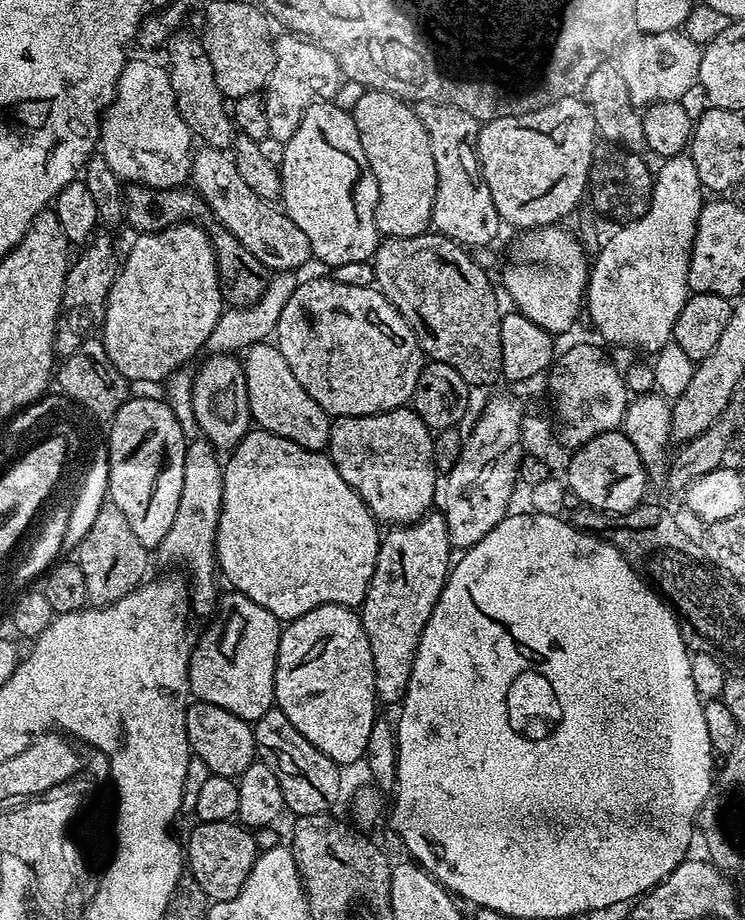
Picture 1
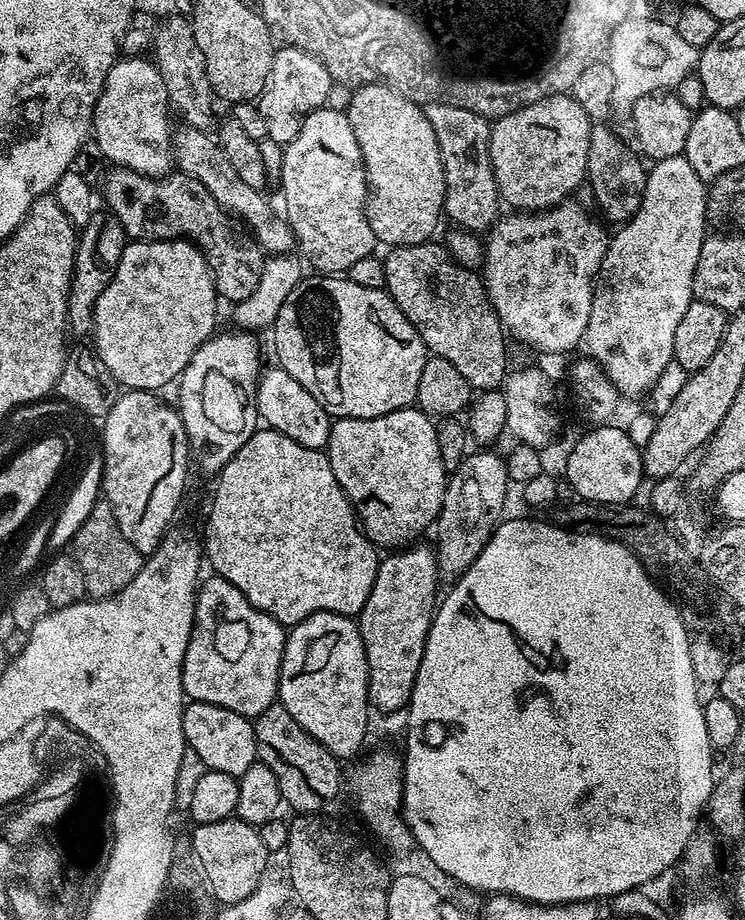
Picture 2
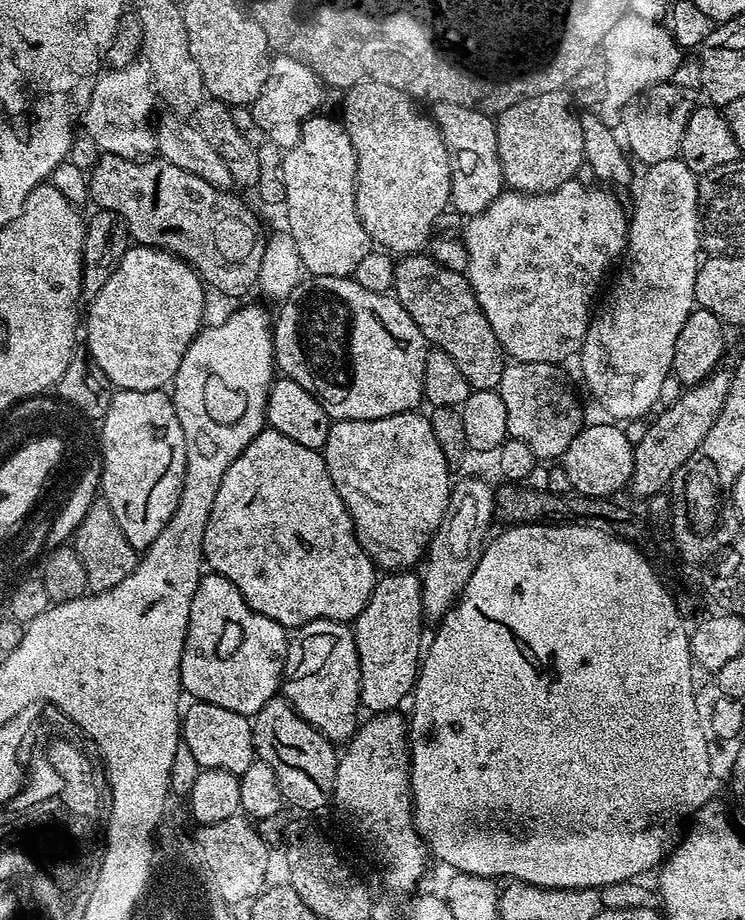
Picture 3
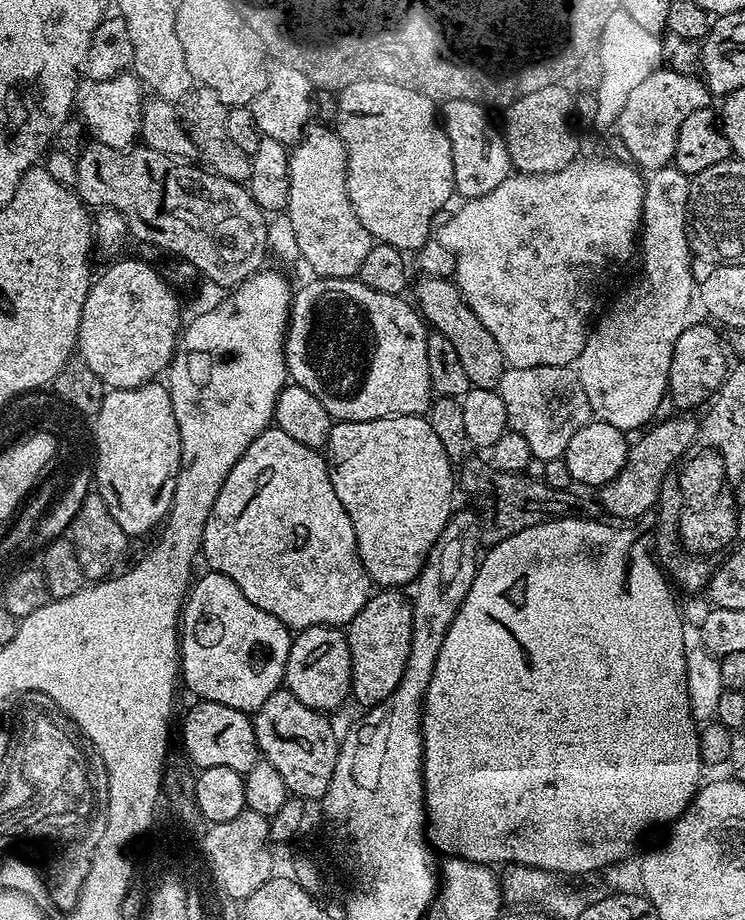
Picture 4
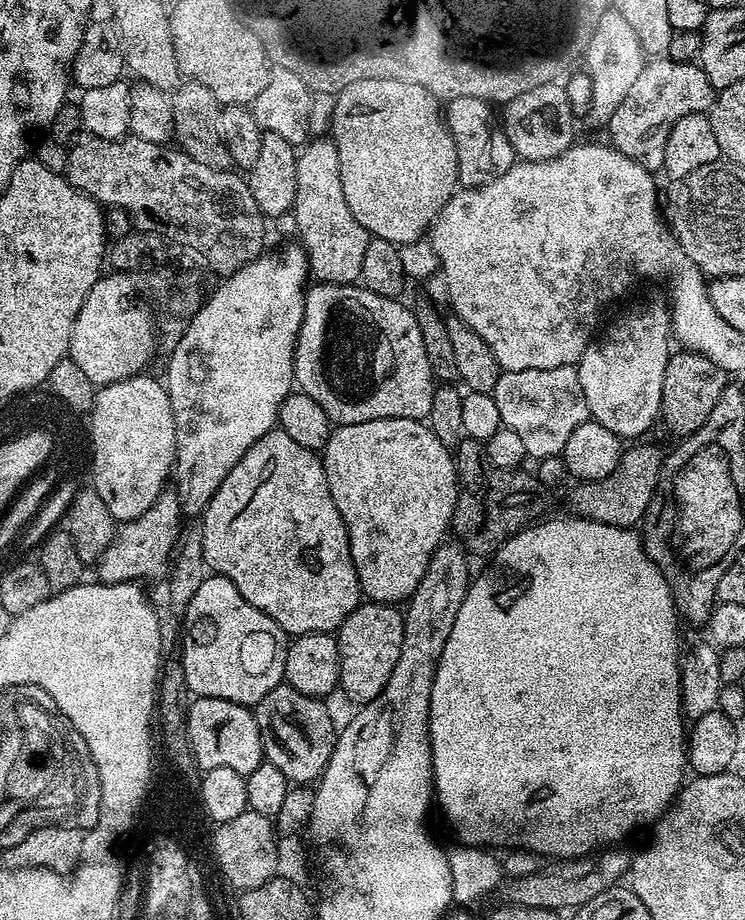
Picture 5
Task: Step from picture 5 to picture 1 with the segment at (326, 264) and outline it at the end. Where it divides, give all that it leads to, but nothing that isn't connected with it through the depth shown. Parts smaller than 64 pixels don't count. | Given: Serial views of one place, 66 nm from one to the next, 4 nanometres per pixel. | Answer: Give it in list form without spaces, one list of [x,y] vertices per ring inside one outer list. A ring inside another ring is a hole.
[[[325,102],[304,111],[278,165],[282,211],[306,234],[313,257],[328,264],[329,269],[346,266],[346,262],[371,261],[382,239],[376,228],[378,182],[370,162],[366,162],[366,150],[362,150],[351,111],[338,105]]]

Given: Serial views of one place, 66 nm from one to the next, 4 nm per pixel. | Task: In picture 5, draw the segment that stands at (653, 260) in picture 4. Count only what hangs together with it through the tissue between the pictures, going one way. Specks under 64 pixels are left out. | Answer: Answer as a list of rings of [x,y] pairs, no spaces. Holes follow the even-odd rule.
[[[648,304],[645,308],[640,308],[637,312],[628,312],[621,318],[617,324],[612,324],[608,328],[608,333],[604,337],[597,339],[589,344],[588,349],[582,353],[578,363],[575,365],[576,373],[578,374],[578,382],[582,382],[582,394],[586,394],[586,406],[588,414],[596,423],[606,426],[606,430],[610,430],[615,436],[627,438],[627,436],[636,436],[632,438],[640,438],[644,431],[651,426],[652,423],[657,423],[660,415],[660,403],[662,402],[662,378],[666,378],[666,366],[668,365],[668,357],[670,355],[670,347],[668,348],[668,340],[672,336],[672,313],[669,305],[664,304]]]

